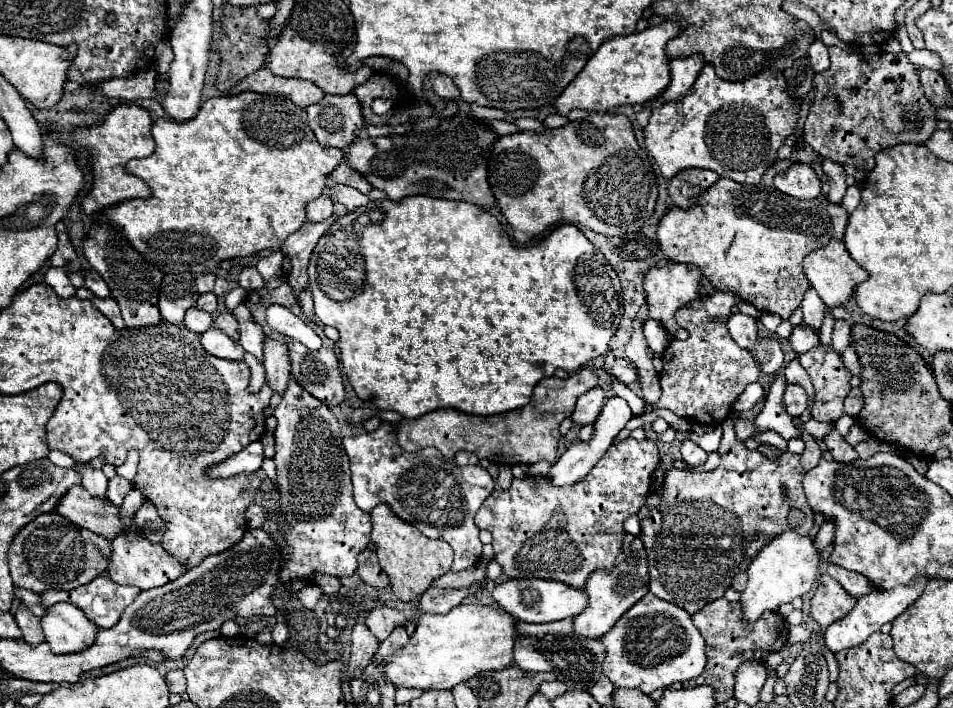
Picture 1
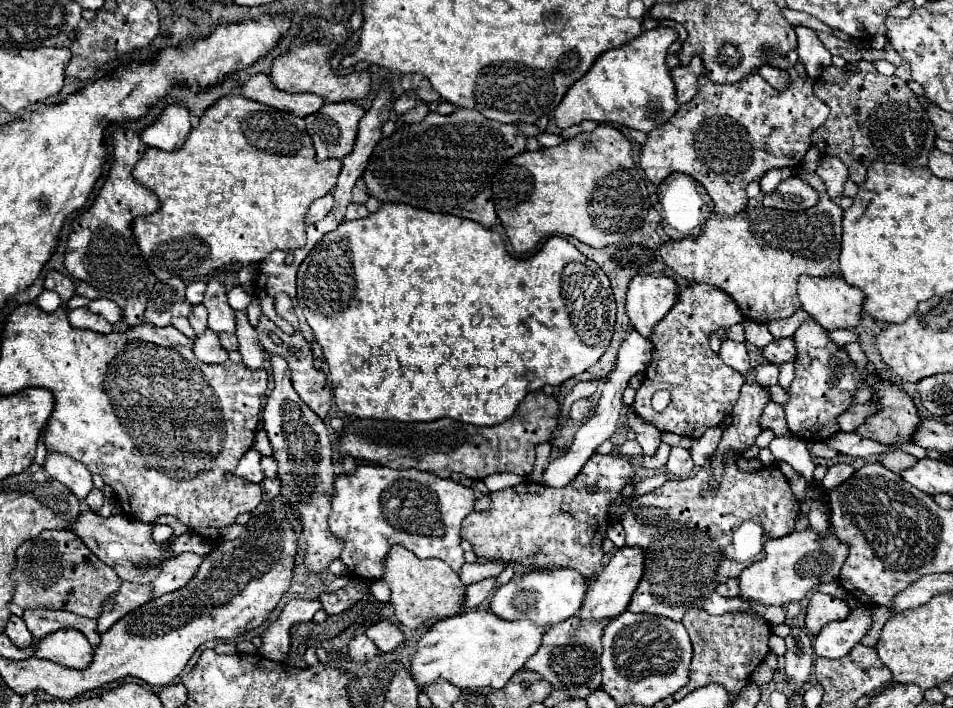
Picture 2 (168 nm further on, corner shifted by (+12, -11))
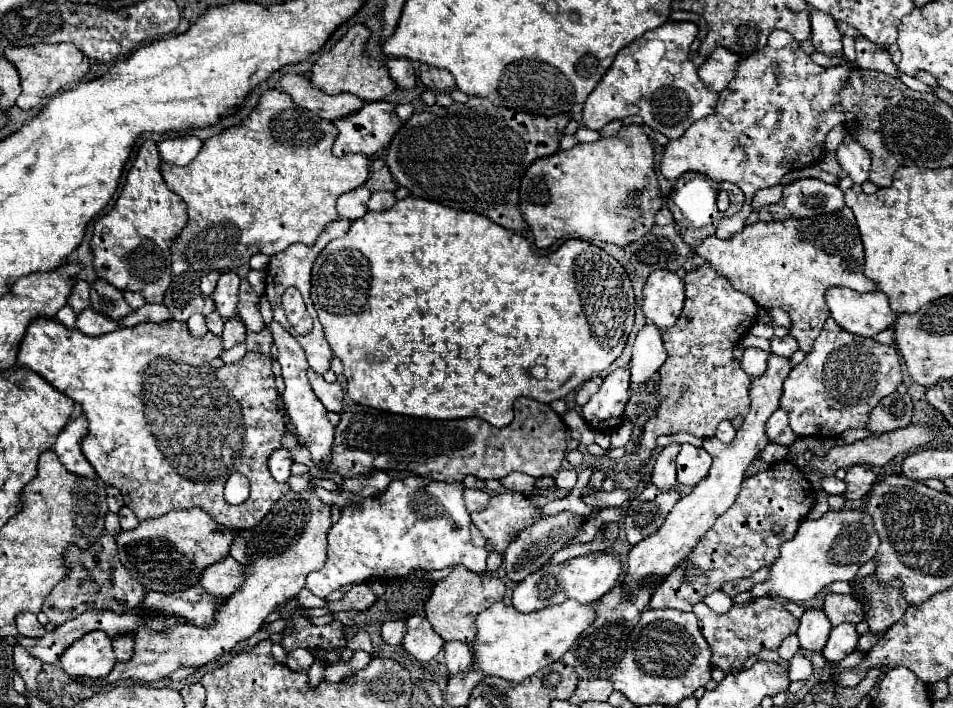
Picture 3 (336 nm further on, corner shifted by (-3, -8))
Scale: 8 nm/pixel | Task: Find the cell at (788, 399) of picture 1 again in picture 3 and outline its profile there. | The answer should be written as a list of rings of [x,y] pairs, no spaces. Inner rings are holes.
[[[777,410],[769,420],[767,420],[767,436],[771,442],[781,444],[781,446],[789,446],[797,436],[789,426],[789,414],[785,410]]]

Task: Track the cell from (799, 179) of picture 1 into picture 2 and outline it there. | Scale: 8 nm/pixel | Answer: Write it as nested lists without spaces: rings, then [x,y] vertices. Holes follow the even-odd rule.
[[[790,177],[778,185],[776,191],[764,195],[764,207],[788,209],[788,211],[804,211],[816,205],[818,193],[806,185],[800,177]]]

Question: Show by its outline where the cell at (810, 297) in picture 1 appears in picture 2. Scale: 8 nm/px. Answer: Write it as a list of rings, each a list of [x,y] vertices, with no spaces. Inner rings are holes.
[[[806,321],[800,325],[800,329],[794,333],[794,343],[796,343],[796,375],[792,385],[786,389],[790,399],[782,405],[788,421],[790,433],[796,437],[804,439],[806,443],[814,441],[826,441],[832,435],[840,431],[836,417],[844,413],[852,405],[854,393],[866,383],[866,385],[876,385],[876,373],[864,367],[862,371],[856,369],[852,363],[850,355],[842,351],[840,345],[836,345],[830,335],[816,323],[816,321]]]

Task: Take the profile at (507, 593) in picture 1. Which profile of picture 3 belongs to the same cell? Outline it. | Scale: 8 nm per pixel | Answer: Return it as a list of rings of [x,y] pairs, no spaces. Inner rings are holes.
[[[599,552],[599,554],[589,554],[589,556],[577,556],[571,560],[565,560],[563,564],[547,566],[543,570],[529,574],[513,590],[513,606],[519,612],[537,612],[537,610],[543,610],[547,606],[561,604],[569,598],[577,600],[579,604],[593,604],[603,594],[607,594],[611,588],[615,588],[619,584],[621,572],[623,572],[621,560],[613,554]]]

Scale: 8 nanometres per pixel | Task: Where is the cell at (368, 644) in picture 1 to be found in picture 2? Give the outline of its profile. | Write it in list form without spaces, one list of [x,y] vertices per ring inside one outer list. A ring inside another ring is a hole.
[[[358,635],[350,641],[350,657],[356,661],[356,663],[362,663],[362,661],[368,661],[368,659],[374,659],[380,651],[376,649],[376,645],[366,637],[366,635]]]

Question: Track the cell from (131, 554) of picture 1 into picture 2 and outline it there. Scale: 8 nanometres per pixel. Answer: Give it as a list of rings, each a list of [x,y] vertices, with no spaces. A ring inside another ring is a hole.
[[[182,553],[180,557],[164,561],[162,563],[162,573],[152,581],[156,597],[184,587],[196,575],[196,569],[200,567],[202,559],[204,557],[194,555],[194,553]]]

